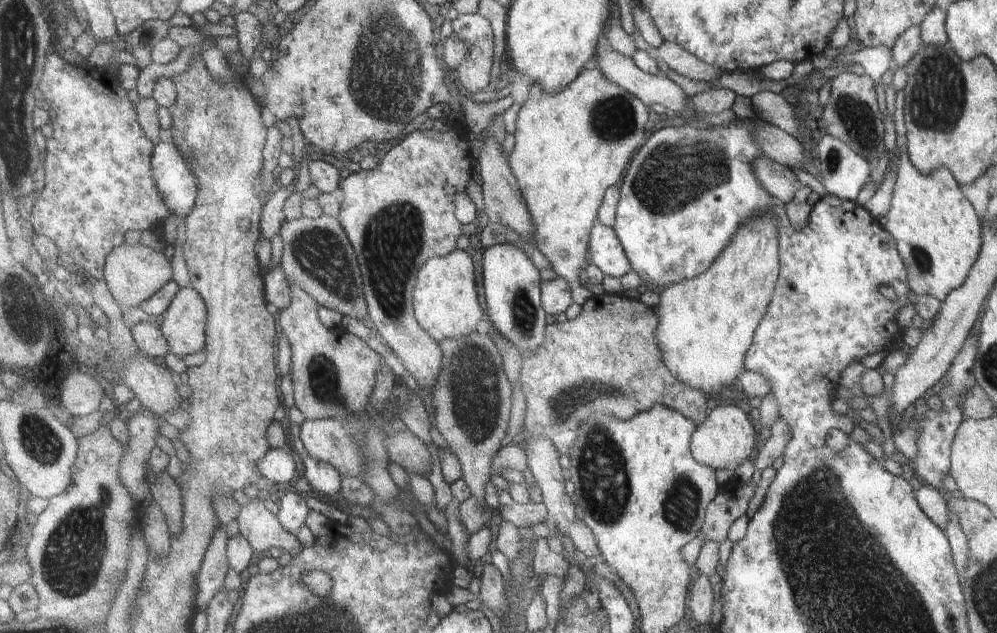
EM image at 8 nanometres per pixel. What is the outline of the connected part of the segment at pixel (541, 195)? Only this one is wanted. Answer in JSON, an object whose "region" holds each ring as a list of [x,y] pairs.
{"region":[[[593,65],[585,68],[583,72],[576,78],[575,82],[561,93],[547,93],[540,85],[535,85],[529,90],[528,99],[522,103],[522,107],[517,121],[517,132],[515,134],[515,145],[510,154],[509,164],[517,177],[519,186],[521,187],[523,196],[528,204],[531,216],[533,217],[534,227],[536,230],[536,237],[534,242],[536,248],[543,253],[549,260],[552,269],[563,277],[573,290],[581,288],[580,274],[584,271],[583,264],[587,260],[587,252],[590,252],[590,236],[592,235],[593,227],[598,221],[598,212],[601,205],[604,203],[604,196],[613,185],[620,185],[624,179],[625,170],[629,166],[629,162],[633,160],[633,156],[637,154],[647,144],[645,140],[645,126],[649,122],[649,111],[654,110],[654,107],[646,105],[641,99],[638,99],[633,93],[627,92],[621,85],[610,81],[601,69]]]}

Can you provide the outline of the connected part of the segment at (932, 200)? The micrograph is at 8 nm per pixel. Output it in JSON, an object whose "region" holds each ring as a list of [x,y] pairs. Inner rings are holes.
{"region":[[[899,150],[897,156],[896,179],[883,228],[893,237],[897,252],[905,265],[906,283],[911,292],[916,295],[931,295],[942,303],[949,292],[963,284],[977,258],[981,244],[980,222],[947,168],[939,167],[923,174],[911,164],[905,150]]]}

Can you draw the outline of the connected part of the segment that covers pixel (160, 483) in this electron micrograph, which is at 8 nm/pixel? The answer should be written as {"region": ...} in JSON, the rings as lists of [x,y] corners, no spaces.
{"region":[[[167,472],[153,478],[150,485],[152,495],[157,504],[163,509],[168,518],[168,525],[172,535],[181,534],[184,519],[184,498],[182,488],[176,480],[173,480]]]}

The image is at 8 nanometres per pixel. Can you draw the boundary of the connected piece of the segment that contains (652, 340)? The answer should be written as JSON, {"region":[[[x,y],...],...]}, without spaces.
{"region":[[[596,292],[582,306],[580,314],[574,319],[562,323],[554,322],[546,328],[546,341],[535,355],[523,354],[520,384],[526,399],[526,415],[523,433],[525,439],[544,436],[553,442],[560,454],[569,456],[578,439],[580,426],[586,416],[581,418],[581,410],[593,400],[603,396],[625,396],[629,398],[629,414],[625,420],[631,420],[642,412],[650,411],[657,405],[675,409],[689,417],[699,426],[707,418],[705,415],[706,395],[699,389],[689,386],[671,372],[664,361],[656,332],[660,318],[657,311],[640,299],[633,300],[621,293]]]}

